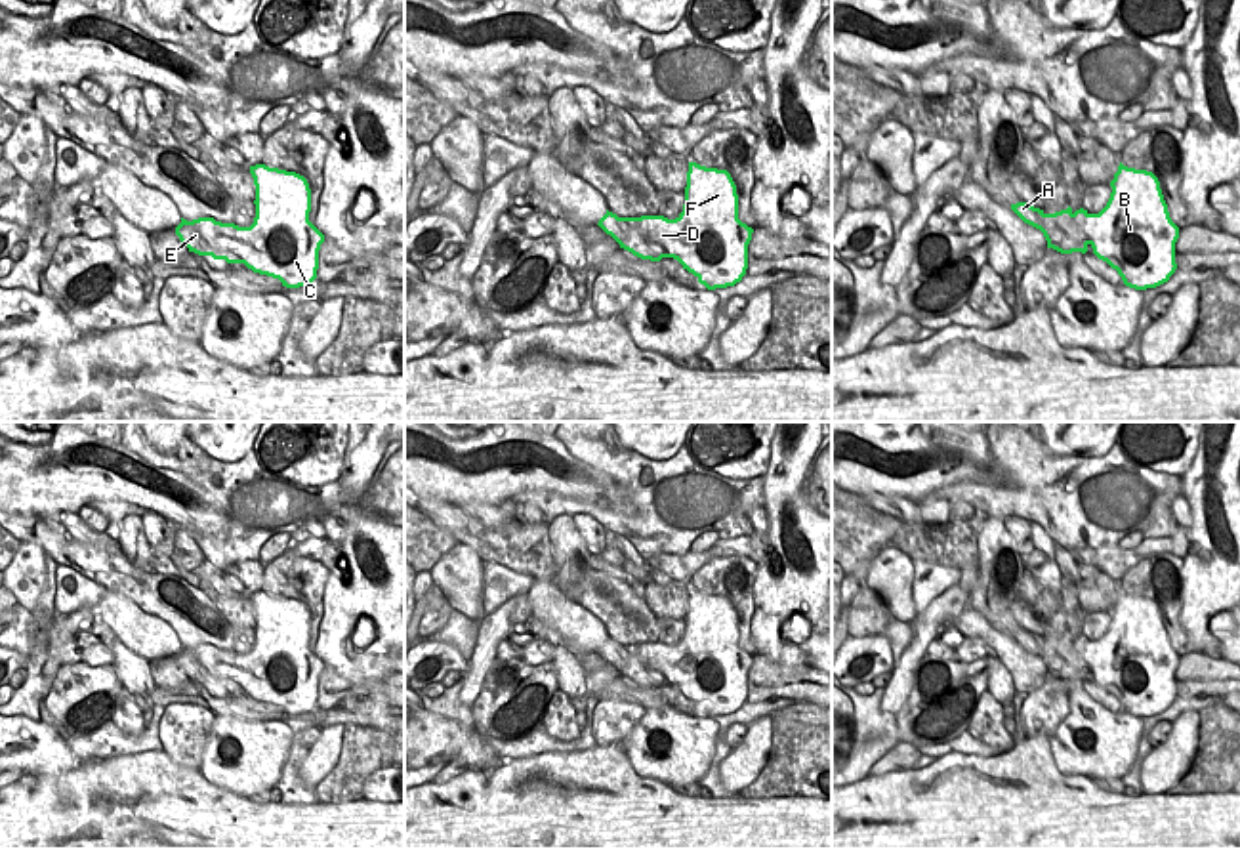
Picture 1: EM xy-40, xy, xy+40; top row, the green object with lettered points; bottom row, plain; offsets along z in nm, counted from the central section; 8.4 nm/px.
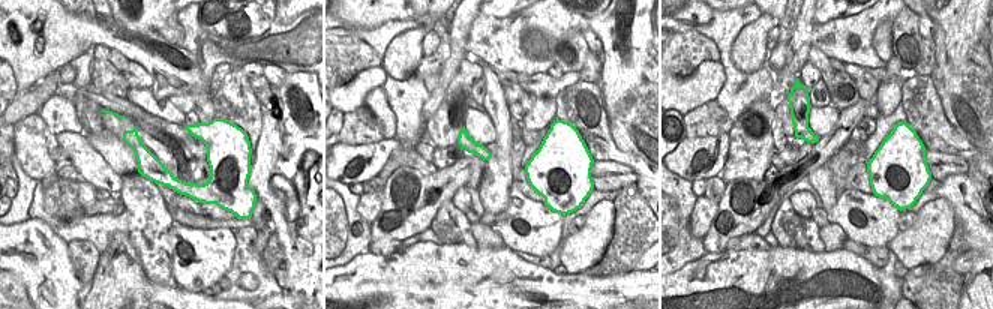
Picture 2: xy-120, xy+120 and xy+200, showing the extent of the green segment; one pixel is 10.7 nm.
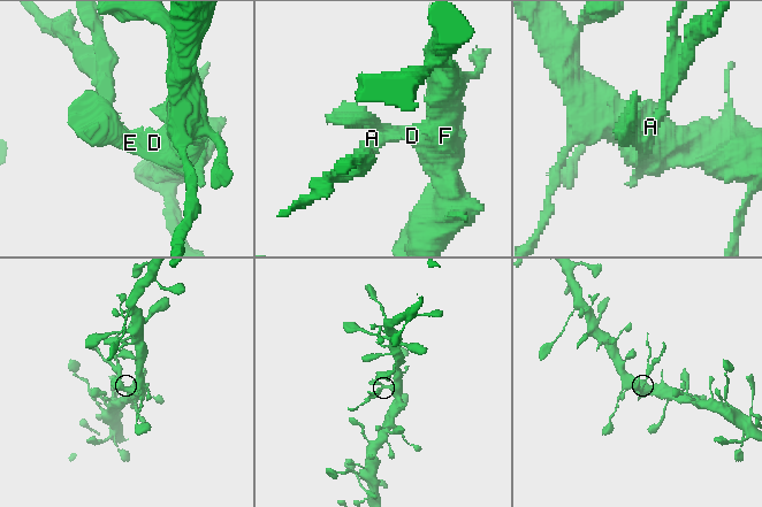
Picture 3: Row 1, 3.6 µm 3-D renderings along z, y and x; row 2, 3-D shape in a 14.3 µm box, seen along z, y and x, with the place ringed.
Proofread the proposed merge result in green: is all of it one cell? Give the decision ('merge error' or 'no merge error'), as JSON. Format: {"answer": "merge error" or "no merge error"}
{"answer": "merge error"}

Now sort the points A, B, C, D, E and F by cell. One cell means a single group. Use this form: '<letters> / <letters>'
A / B C D E F

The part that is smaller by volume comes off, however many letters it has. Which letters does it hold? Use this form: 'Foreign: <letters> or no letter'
Foreign: A

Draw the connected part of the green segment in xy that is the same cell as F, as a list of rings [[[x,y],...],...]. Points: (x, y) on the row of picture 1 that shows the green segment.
[[[689,162],[685,204],[675,219],[618,217],[607,210],[597,225],[641,259],[677,259],[708,290],[734,286],[748,269],[754,229],[738,219],[736,185],[727,170]]]

